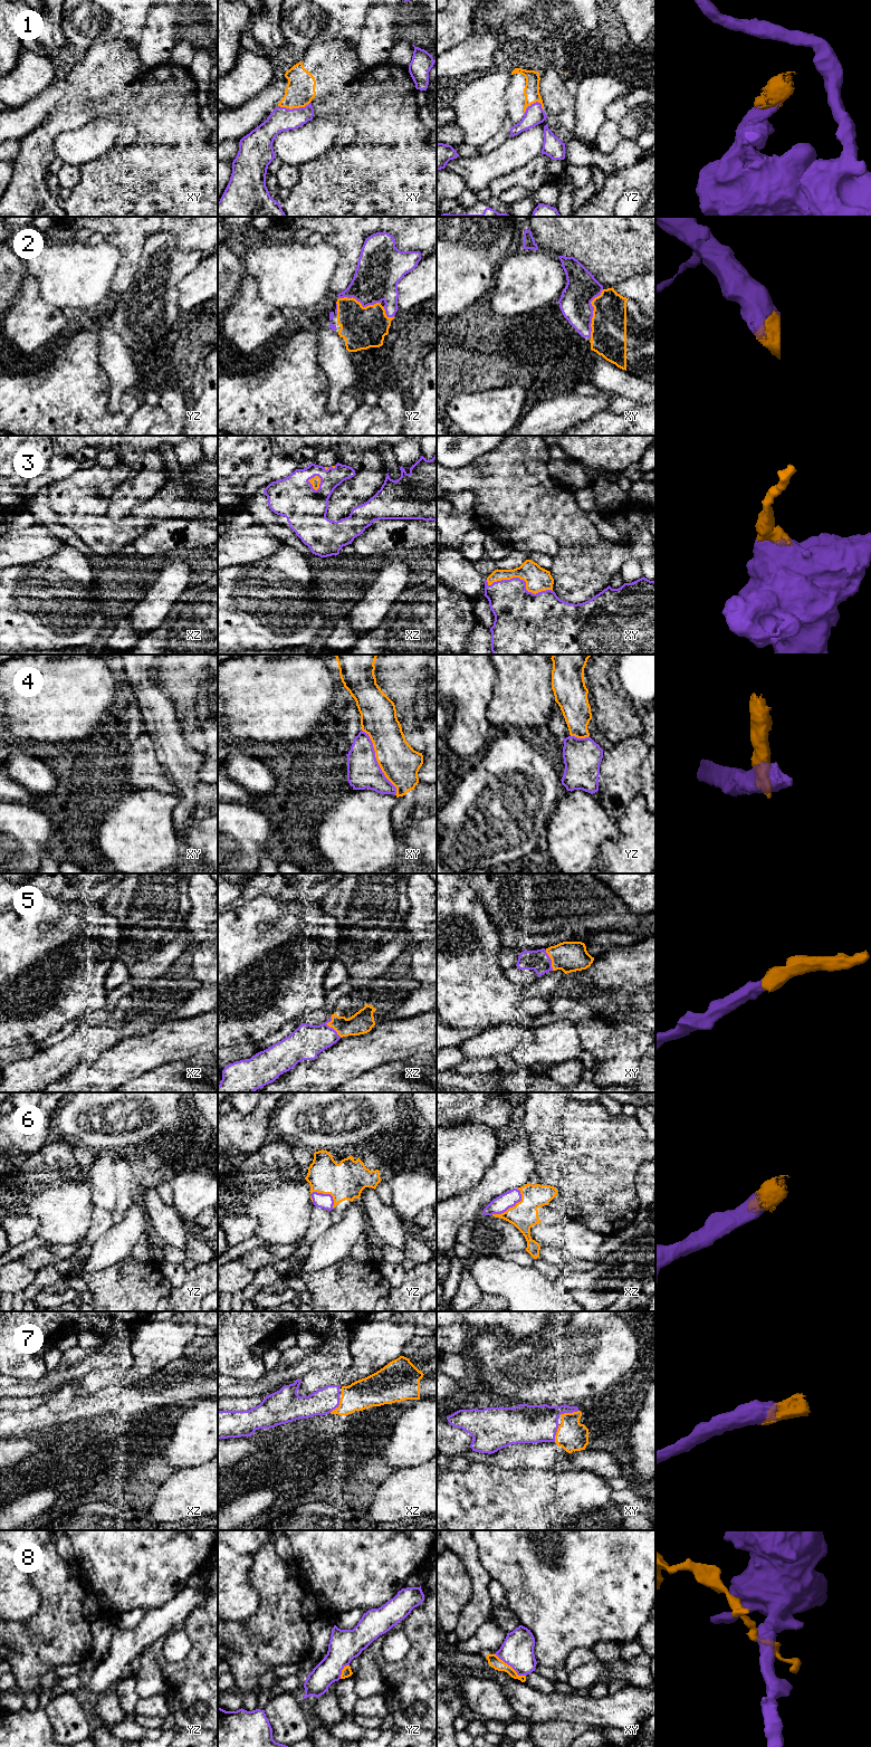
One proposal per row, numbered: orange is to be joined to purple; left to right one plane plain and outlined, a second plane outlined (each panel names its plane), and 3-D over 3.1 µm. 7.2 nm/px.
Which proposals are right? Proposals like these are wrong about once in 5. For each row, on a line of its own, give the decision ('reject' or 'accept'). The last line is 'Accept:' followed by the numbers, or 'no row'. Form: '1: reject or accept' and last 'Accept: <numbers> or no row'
1: reject
2: accept
3: accept
4: reject
5: accept
6: accept
7: accept
8: reject
Accept: 2, 3, 5, 6, 7

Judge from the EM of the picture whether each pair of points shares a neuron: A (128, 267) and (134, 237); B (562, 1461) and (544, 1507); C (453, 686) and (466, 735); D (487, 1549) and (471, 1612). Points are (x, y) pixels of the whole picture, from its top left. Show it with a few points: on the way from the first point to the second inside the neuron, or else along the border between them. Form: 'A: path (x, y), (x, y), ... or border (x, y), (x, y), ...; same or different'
A: path (130, 259), (130, 245); same
B: border (572, 1468), (565, 1470), (533, 1470); different
C: path (466, 698), (469, 702), (469, 723); same
D: border (475, 1542), (478, 1548), (478, 1559), (491, 1577); different

